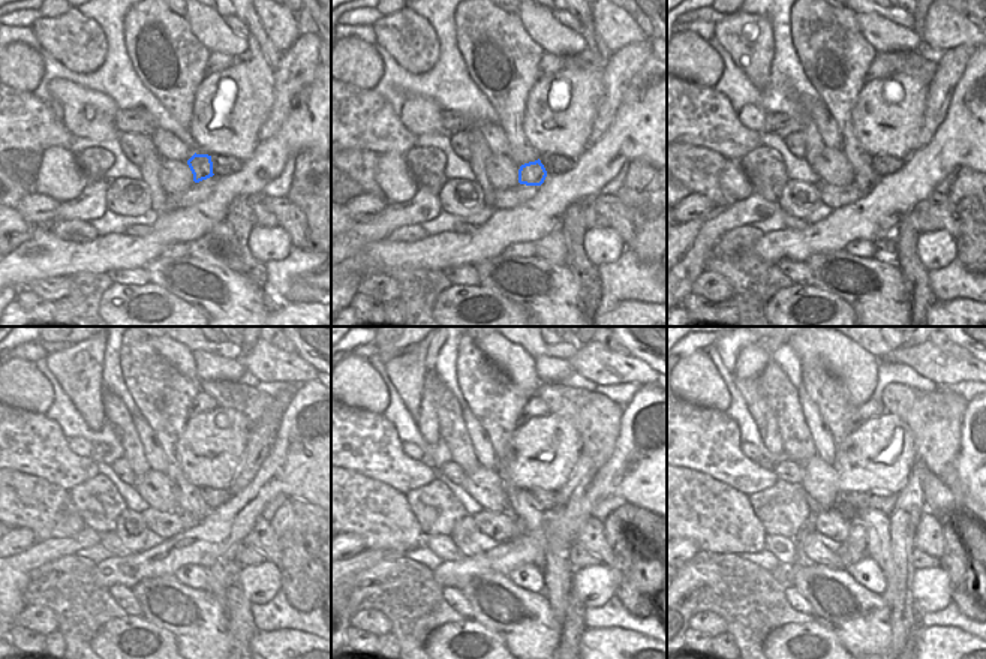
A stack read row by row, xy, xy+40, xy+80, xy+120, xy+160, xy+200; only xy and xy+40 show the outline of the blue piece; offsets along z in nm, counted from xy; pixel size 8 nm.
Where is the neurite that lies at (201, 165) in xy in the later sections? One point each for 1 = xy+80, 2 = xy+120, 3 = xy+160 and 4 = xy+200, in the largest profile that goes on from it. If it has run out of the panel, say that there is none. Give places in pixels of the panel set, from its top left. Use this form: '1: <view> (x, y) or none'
1: xy+80 (863, 178)
2: xy+120 (189, 520)
3: xy+160 (522, 527)
4: xy+200 (856, 541)

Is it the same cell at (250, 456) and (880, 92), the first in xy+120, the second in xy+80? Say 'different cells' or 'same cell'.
different cells

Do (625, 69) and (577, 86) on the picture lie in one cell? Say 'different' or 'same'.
different

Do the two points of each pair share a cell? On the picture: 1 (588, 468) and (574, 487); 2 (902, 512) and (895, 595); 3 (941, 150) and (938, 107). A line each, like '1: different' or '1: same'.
1: same
2: same
3: different

